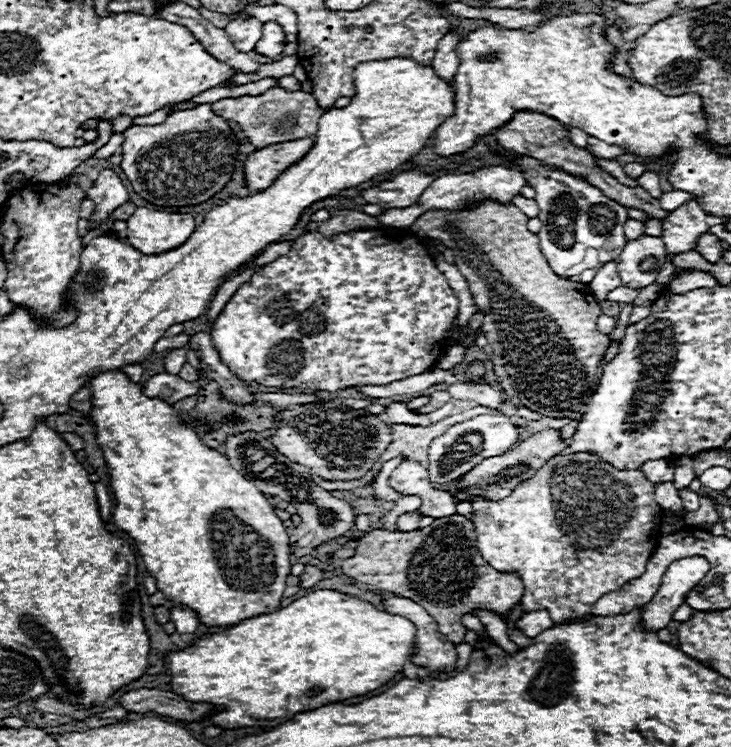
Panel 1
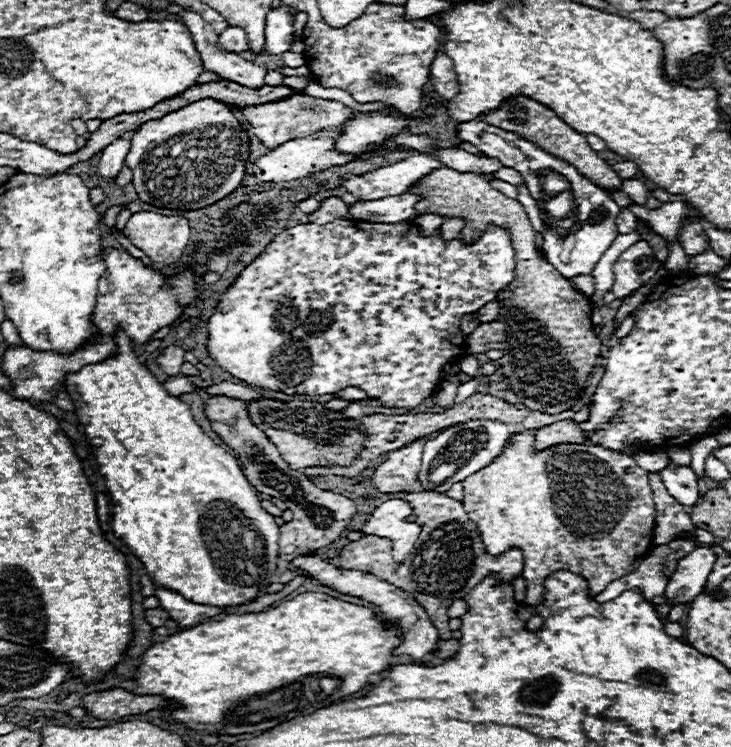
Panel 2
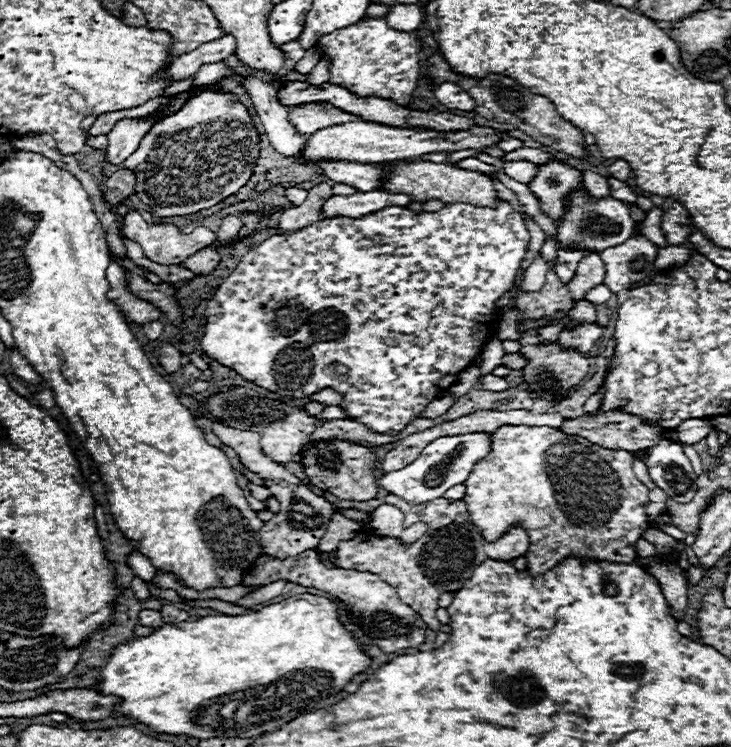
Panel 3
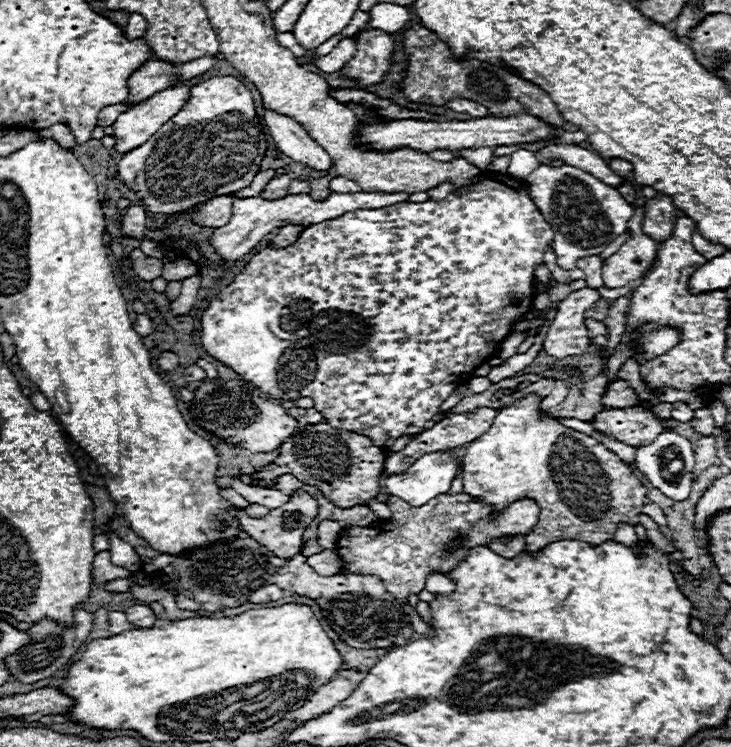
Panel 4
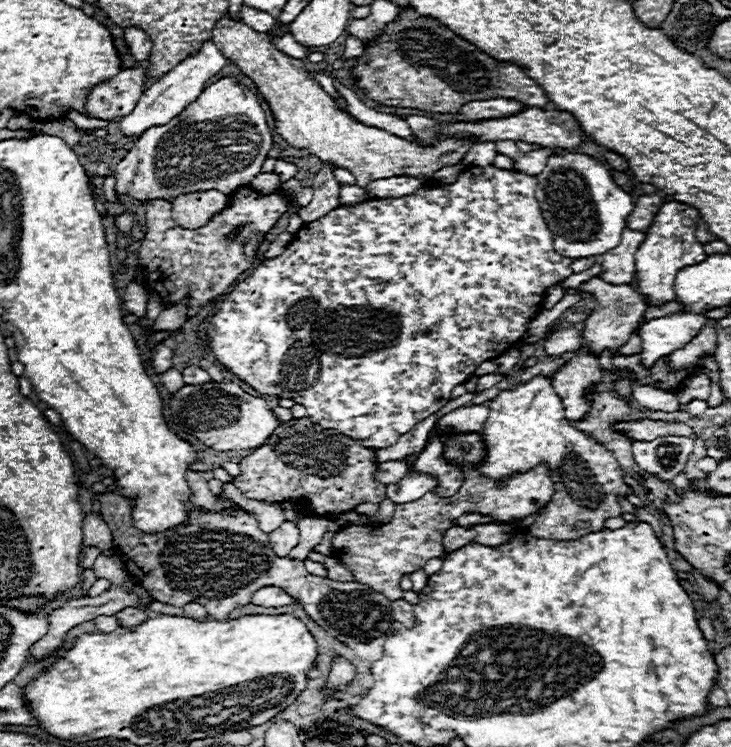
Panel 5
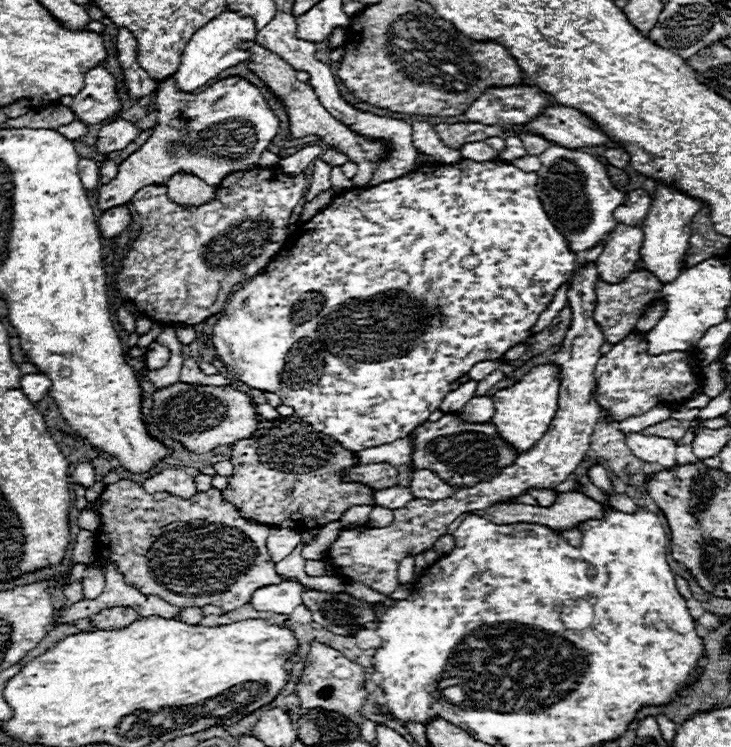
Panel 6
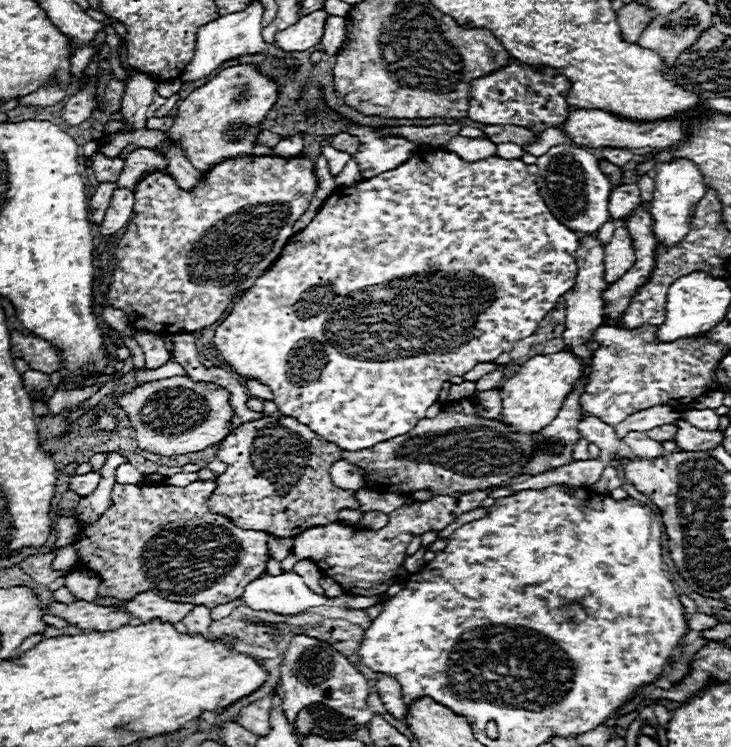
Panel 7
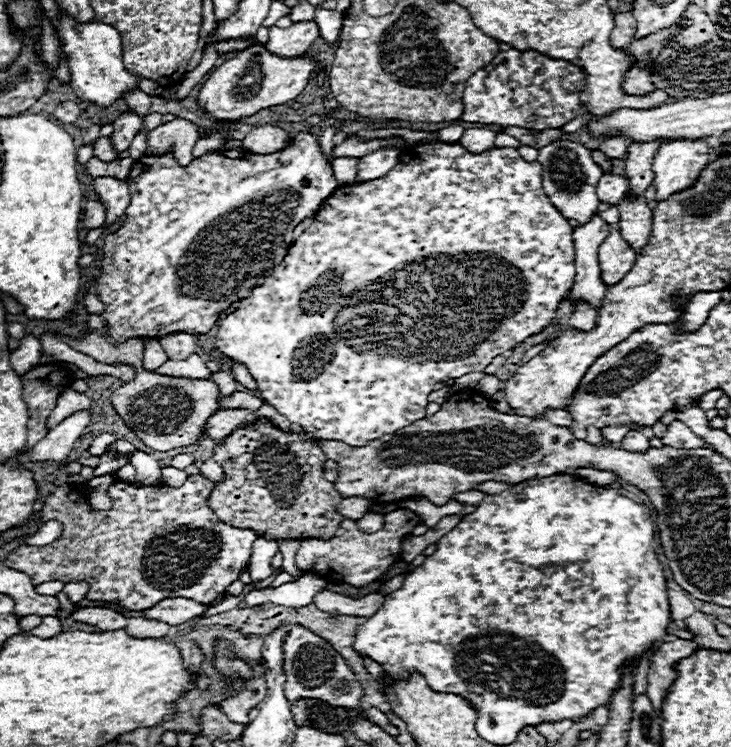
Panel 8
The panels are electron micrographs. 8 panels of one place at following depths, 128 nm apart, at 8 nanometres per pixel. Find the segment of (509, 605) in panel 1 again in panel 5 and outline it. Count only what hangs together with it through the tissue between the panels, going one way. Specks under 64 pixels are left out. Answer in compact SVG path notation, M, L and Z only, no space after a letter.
M538 466L526 474L514 476L508 484L498 486L490 478L468 478L460 490L450 498L440 498L436 494L424 496L412 504L396 504L394 518L388 524L378 526L346 526L334 536L332 554L338 558L356 578L356 582L368 584L376 592L382 592L388 600L400 600L402 576L410 576L422 570L430 558L446 558L448 552L442 546L444 532L456 524L464 514L480 512L498 522L524 520L546 506L554 492L554 484L544 466Z

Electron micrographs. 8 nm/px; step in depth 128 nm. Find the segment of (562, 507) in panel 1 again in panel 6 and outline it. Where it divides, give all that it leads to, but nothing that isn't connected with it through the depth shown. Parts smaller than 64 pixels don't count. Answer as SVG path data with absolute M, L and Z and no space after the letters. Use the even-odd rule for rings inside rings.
M538 364L528 374L524 374L520 382L516 382L514 386L504 388L504 390L500 390L500 392L496 392L492 396L492 400L494 400L494 416L492 416L490 424L496 426L500 438L504 438L504 442L510 444L518 454L528 452L548 432L550 422L556 416L556 410L558 410L558 390L560 390L560 372L558 372L558 366L556 364ZM582 522L576 524L572 530L554 530L554 532L560 534L572 546L580 546L580 542L582 542Z

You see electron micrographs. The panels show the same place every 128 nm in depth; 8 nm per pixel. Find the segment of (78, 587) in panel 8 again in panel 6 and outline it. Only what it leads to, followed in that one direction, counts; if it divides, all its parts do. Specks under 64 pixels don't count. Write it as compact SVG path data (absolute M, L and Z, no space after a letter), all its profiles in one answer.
M88 570L84 574L84 598L96 598L104 590L104 576L100 570Z

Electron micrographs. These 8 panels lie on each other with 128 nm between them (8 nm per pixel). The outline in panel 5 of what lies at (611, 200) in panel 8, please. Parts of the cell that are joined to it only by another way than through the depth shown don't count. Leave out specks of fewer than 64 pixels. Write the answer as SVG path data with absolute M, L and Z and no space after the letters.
M660 192L640 196L640 198L636 200L636 208L632 210L632 216L628 216L628 228L646 232L646 230L652 226L654 216L656 216L656 212L660 210L660 206L662 206L664 202L666 202L666 198L664 198L664 194L660 194Z

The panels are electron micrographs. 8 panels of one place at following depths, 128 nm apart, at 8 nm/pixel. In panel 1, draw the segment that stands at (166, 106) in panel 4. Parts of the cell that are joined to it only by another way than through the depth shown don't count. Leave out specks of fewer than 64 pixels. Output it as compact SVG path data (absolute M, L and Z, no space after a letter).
M102 170L98 180L86 190L86 196L94 202L96 210L92 212L88 220L90 230L102 230L102 232L112 232L114 228L114 218L112 212L128 202L128 192L120 178L112 170Z

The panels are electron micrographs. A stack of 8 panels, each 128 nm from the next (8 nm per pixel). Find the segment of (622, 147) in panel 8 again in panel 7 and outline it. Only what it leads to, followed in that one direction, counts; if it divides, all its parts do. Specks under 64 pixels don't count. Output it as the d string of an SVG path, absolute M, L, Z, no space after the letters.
M604 148L602 154L608 162L612 162L616 166L624 166L634 156L632 150L626 150L626 148Z

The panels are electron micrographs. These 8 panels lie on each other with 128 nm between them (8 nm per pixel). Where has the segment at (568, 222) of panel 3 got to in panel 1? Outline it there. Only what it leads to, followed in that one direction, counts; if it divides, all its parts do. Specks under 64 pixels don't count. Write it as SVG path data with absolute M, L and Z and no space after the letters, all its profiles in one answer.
M630 218L630 220L624 224L624 232L626 232L626 238L628 238L628 240L636 240L636 238L644 236L644 224Z

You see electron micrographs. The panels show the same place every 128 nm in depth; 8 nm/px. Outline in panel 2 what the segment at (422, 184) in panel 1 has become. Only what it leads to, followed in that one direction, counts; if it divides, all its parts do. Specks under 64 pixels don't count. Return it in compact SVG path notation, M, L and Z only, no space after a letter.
M416 154L402 162L396 162L386 168L378 168L366 172L362 176L352 176L342 182L342 186L354 194L358 200L382 200L388 196L402 196L410 190L410 186L418 184L426 178L434 168L442 168L442 164L424 154Z

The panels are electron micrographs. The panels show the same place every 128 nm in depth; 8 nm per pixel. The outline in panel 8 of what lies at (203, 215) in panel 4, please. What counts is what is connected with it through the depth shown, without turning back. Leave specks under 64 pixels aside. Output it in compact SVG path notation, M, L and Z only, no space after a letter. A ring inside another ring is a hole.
M128 110L122 116L118 116L112 126L114 126L114 132L110 134L110 142L114 144L116 152L120 154L130 148L134 136L144 128L144 118L136 112ZM175 119L158 126L158 128L154 128L154 130L150 130L150 132L146 134L148 154L168 154L168 152L172 152L172 156L176 158L176 162L178 162L180 166L186 166L186 164L190 164L190 160L192 160L192 148L194 148L194 144L196 144L198 136L200 136L200 134L198 134L198 126L184 119Z

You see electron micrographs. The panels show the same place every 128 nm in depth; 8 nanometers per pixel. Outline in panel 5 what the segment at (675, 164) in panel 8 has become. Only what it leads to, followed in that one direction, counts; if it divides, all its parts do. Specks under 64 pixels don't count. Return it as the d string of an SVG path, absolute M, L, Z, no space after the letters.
M674 200L666 202L656 214L652 228L648 228L646 232L646 242L636 252L636 272L638 272L636 290L644 294L648 306L660 306L676 300L676 292L674 292L676 274L686 266L694 266L706 260L706 252L702 250L702 244L694 236L698 228L698 220L700 216L696 208Z

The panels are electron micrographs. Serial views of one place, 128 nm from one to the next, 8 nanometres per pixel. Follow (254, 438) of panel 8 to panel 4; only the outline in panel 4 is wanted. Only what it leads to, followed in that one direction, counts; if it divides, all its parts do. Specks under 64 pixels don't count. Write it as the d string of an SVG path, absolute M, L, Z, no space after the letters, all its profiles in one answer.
M308 424L300 426L300 432L280 448L276 462L270 468L254 472L254 480L266 478L274 480L280 474L294 474L304 484L312 484L322 490L322 494L340 508L350 508L364 504L380 494L380 472L384 468L384 450L374 446L368 436L354 432L344 432L330 428L328 424Z

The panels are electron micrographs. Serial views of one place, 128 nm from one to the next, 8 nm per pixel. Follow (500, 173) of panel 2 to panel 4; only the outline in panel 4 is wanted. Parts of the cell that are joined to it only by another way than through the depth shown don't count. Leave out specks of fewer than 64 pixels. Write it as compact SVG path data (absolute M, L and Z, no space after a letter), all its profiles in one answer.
M516 150L514 154L510 154L508 176L516 178L516 180L526 180L528 174L532 174L538 166L540 166L540 162L536 160L534 152L530 152L530 150Z

